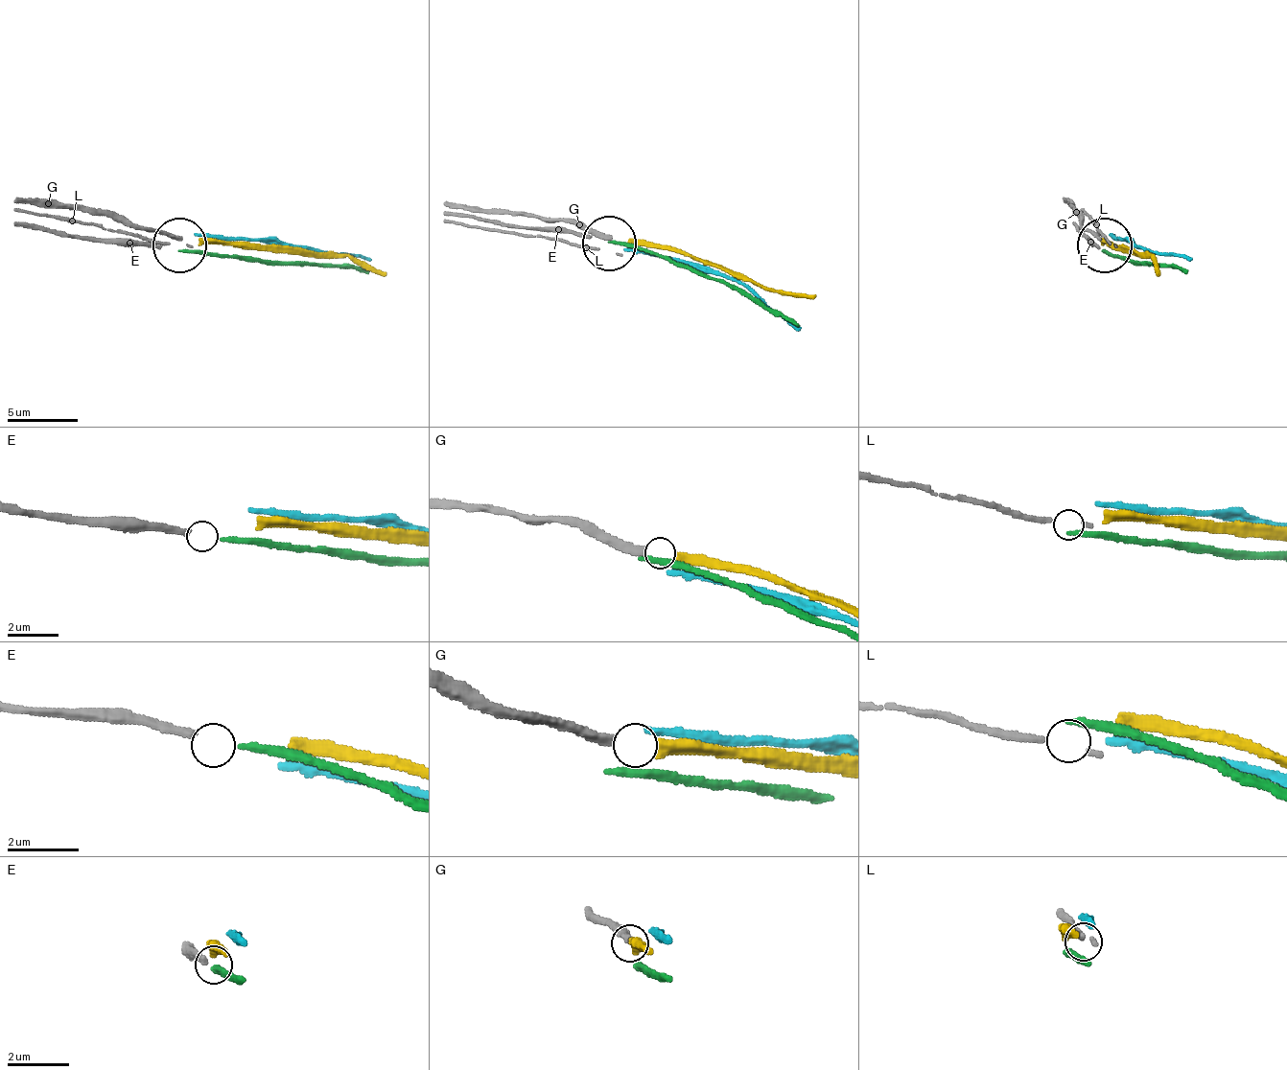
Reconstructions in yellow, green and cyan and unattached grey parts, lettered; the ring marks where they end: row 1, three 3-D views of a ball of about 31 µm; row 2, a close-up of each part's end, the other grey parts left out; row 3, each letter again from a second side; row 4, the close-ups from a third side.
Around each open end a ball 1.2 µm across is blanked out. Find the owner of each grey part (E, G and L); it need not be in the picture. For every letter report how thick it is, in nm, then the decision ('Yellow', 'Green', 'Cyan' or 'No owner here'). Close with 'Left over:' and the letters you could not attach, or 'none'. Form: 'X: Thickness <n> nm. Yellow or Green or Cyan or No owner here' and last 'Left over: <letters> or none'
E: Thickness 200 nm. Green
G: Thickness 280 nm. Yellow
L: Thickness 110 nm. No owner here
Left over: L

